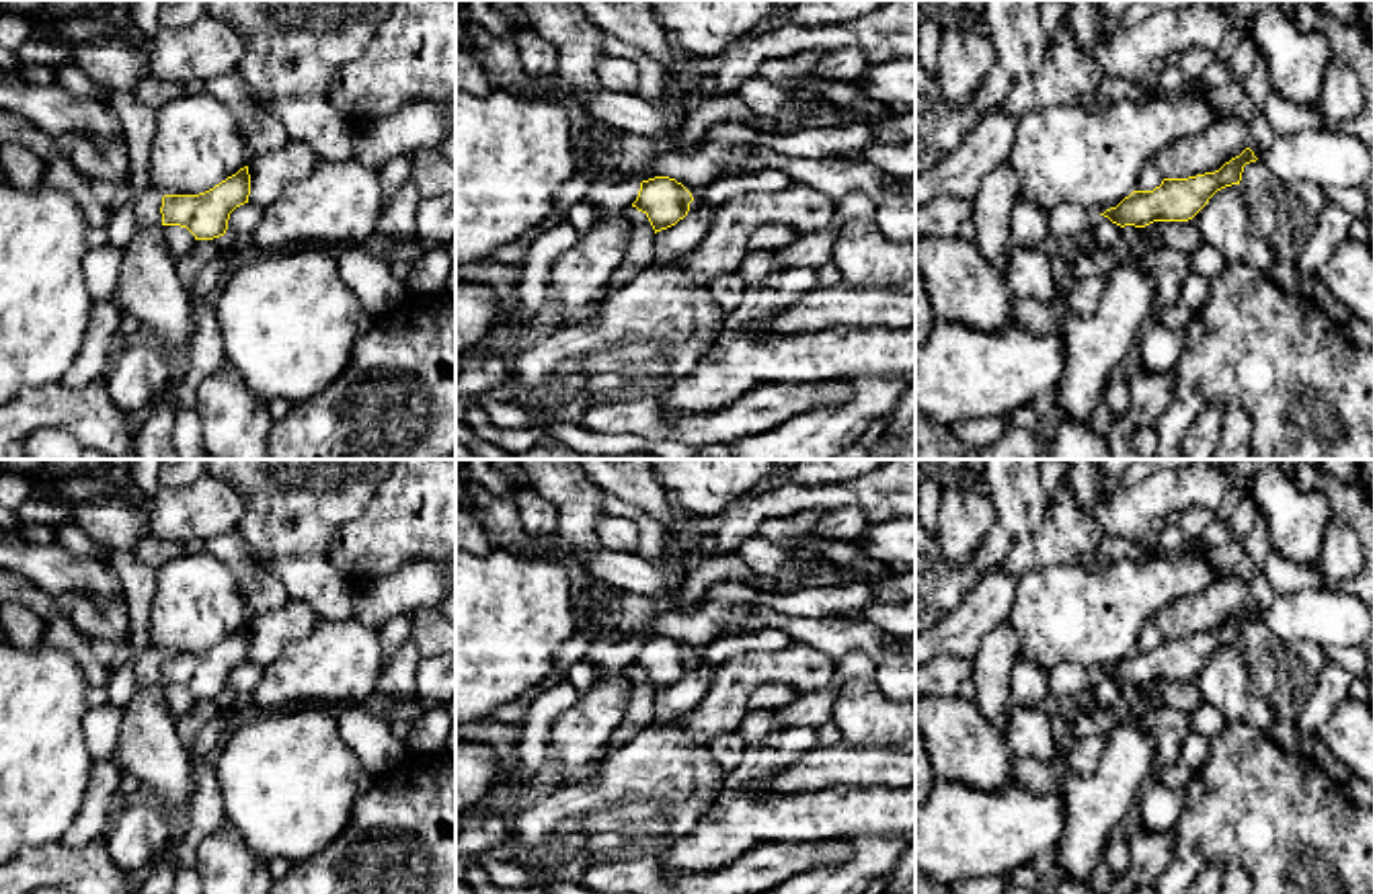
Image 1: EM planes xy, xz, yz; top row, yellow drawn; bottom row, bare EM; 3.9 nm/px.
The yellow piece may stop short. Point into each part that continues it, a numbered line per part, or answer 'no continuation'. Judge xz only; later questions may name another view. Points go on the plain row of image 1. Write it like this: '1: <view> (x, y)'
no continuation

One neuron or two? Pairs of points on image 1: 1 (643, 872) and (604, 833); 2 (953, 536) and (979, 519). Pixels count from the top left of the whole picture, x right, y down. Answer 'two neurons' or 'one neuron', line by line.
1: two neurons
2: one neuron

